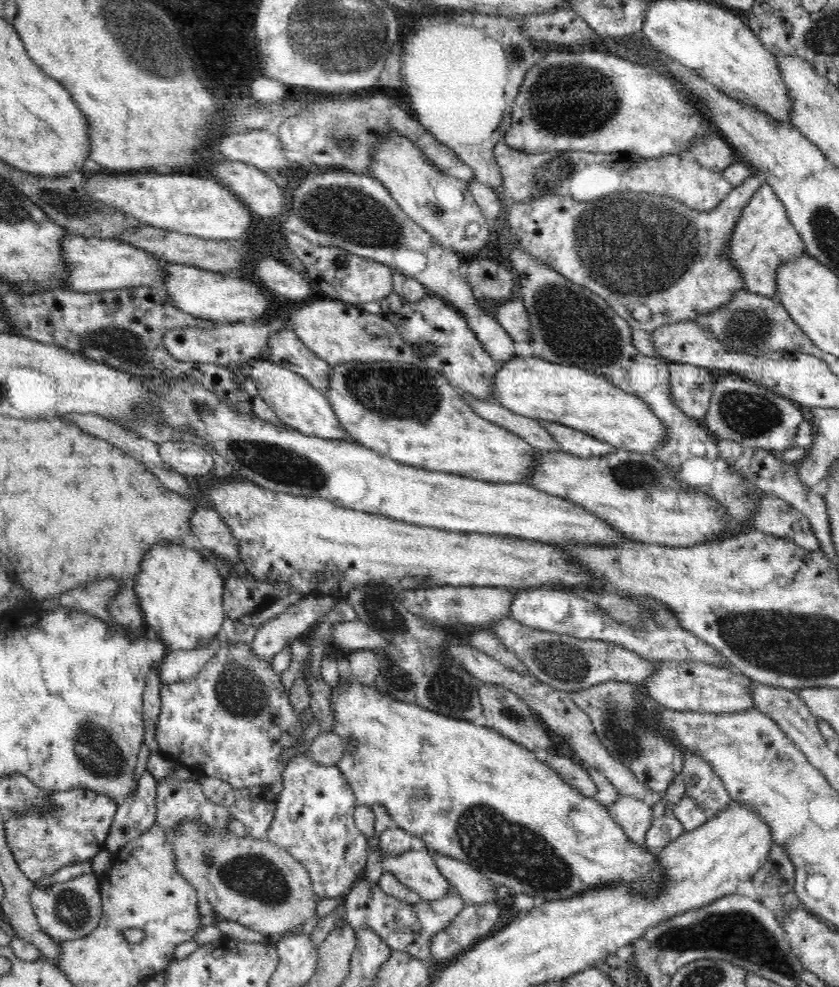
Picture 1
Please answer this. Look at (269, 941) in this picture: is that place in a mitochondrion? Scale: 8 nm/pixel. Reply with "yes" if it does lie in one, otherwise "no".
no

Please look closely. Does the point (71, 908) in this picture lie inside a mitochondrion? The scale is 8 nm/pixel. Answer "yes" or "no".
yes

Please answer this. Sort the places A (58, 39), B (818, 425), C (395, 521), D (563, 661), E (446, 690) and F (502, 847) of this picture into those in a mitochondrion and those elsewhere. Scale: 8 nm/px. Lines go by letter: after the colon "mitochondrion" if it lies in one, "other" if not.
A: other
B: other
C: other
D: mitochondrion
E: mitochondrion
F: mitochondrion

